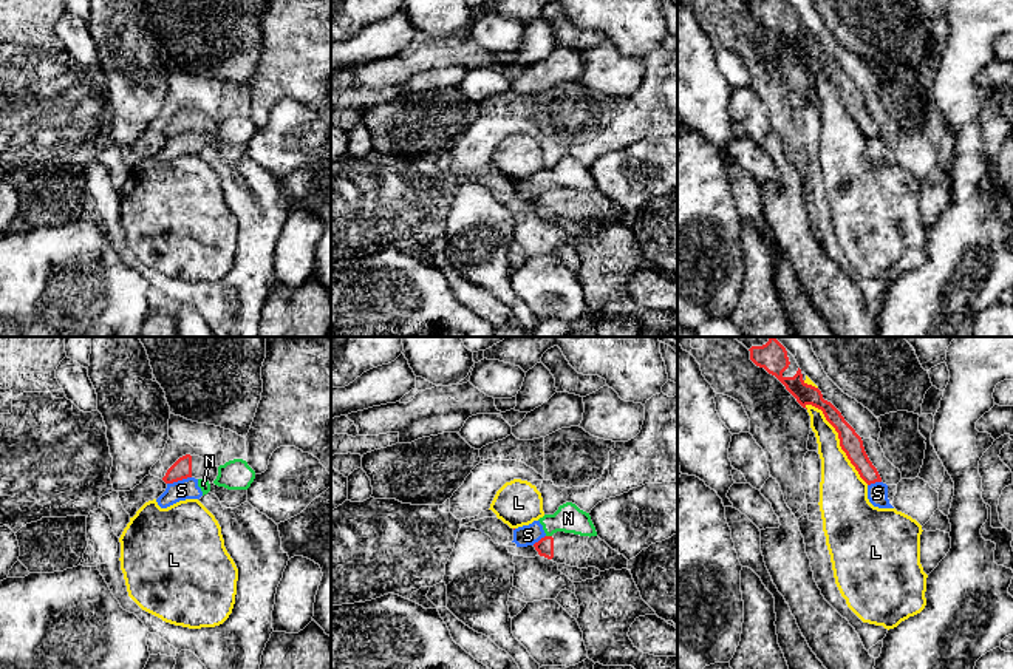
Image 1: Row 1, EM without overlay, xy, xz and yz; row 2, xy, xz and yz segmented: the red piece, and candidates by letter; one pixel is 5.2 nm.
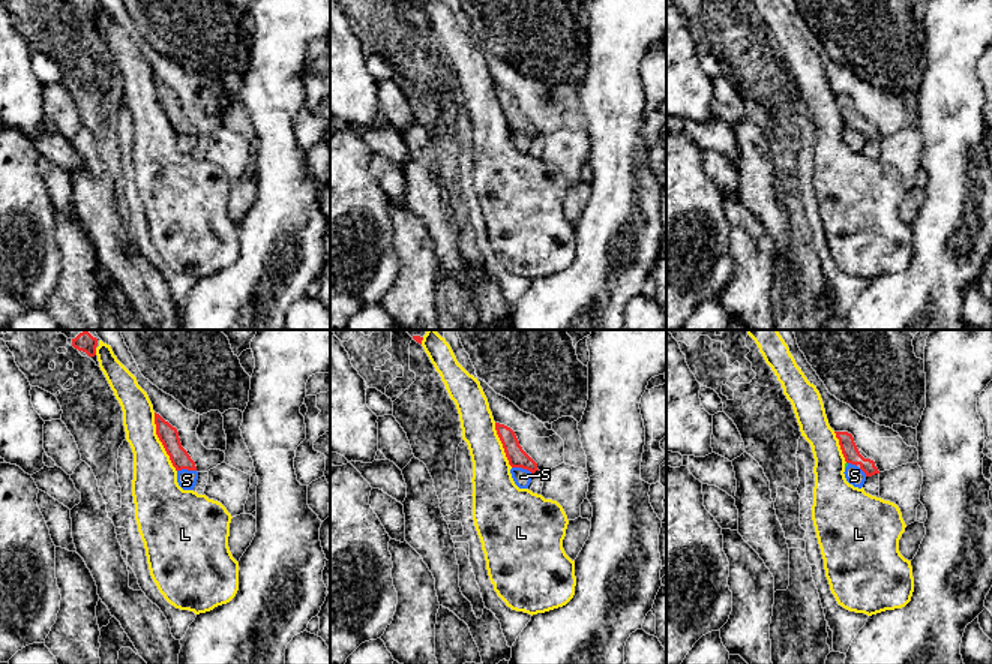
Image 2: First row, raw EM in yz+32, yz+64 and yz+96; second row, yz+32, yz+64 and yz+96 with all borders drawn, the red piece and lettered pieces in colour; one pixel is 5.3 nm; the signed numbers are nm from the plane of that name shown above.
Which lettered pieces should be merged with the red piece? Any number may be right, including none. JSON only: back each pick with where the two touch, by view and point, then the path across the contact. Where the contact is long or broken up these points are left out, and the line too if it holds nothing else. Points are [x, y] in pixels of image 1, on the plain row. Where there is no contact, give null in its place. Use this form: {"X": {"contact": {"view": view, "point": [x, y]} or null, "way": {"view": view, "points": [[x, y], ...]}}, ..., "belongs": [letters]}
{"belongs": []}

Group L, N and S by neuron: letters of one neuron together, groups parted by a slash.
L / N S

